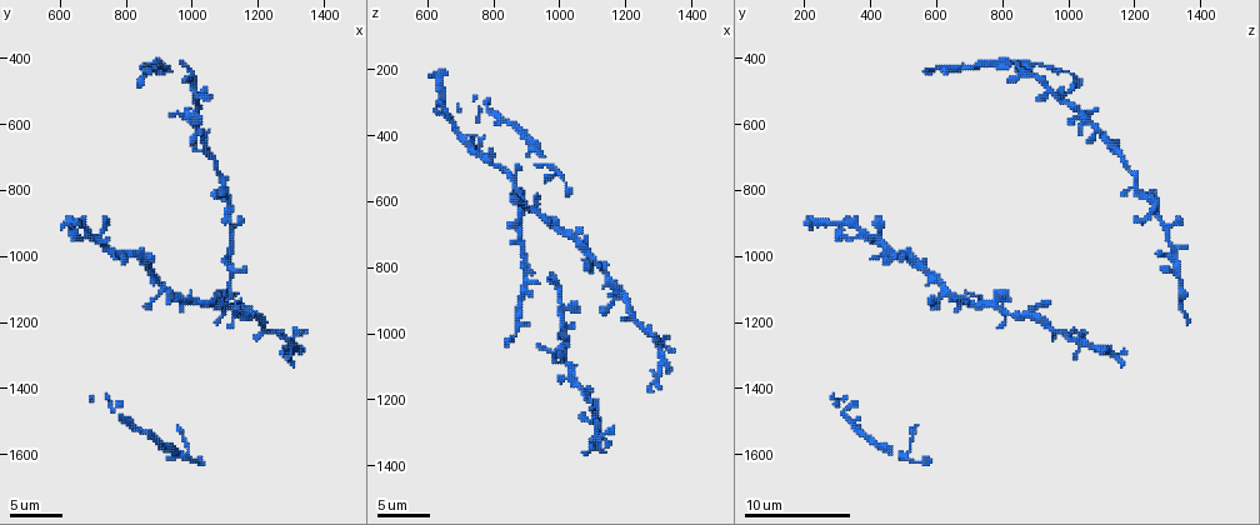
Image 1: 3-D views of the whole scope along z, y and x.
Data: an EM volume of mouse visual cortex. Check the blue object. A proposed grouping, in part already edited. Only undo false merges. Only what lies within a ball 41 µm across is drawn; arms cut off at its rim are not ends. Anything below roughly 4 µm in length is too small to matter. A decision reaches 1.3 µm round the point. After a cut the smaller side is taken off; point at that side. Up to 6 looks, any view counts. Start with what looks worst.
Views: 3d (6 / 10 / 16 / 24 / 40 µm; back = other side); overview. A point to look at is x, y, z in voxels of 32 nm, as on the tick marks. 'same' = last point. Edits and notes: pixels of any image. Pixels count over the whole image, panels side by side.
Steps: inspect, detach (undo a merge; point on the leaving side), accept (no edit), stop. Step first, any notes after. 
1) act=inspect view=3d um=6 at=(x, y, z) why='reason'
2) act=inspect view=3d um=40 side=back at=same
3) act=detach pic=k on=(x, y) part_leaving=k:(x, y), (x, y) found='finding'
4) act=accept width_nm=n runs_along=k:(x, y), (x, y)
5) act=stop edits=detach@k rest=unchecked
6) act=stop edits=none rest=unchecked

act=inspect view=3d um=10 at=(970, 1140, 670)

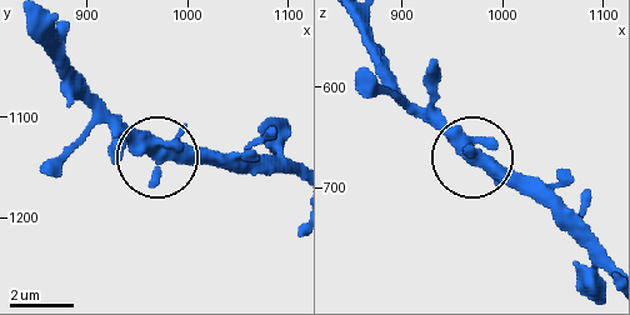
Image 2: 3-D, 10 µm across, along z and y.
act=accept side_arm_um=23 runs_along=2:(288, 171), (159, 155), (105, 108) found='all the same neuron'

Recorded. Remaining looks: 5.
act=inspect view=3d um=10 at=(1220, 1210, 940) why='side arm on a straight run'

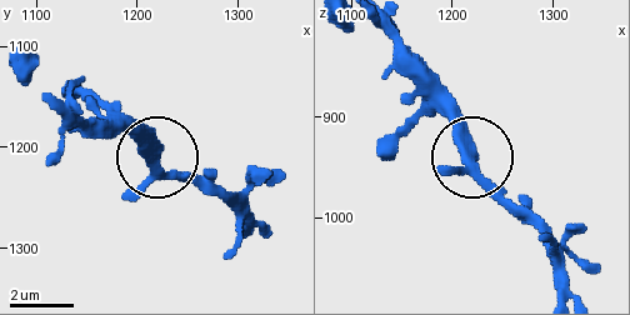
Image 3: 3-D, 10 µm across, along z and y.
act=inspect view=3d um=6 at=(1214, 1212, 938)

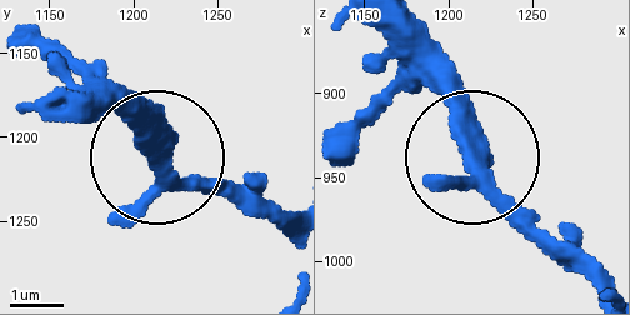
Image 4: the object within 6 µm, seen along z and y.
act=accept arms=3 found='one neuron here'

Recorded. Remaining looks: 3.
act=inspect view=3d um=6 at=(680, 920, 370) why='thin neck'

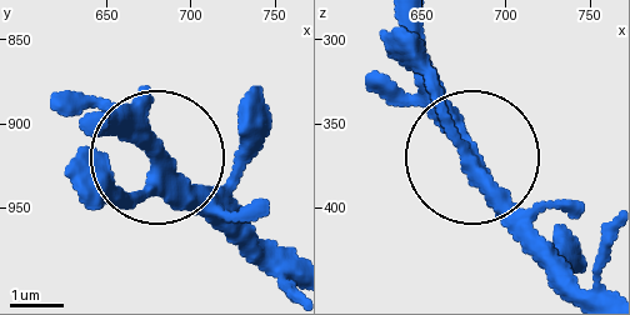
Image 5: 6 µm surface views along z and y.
act=inspect view=3d um=6 side=back at=same

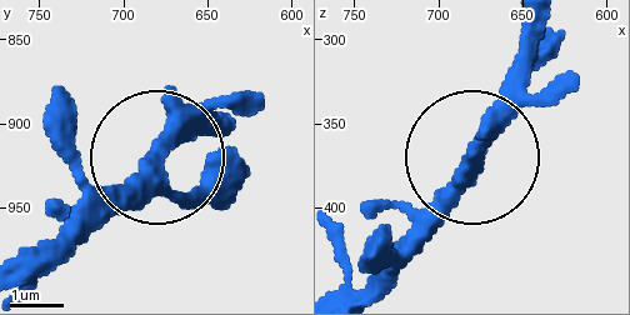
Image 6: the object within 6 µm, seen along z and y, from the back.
act=accept runs_along=6:(358, 288), (465, 168), (528, 50) found='all the same neuron'

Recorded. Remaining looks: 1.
act=stop edits=none rest=unchecked

